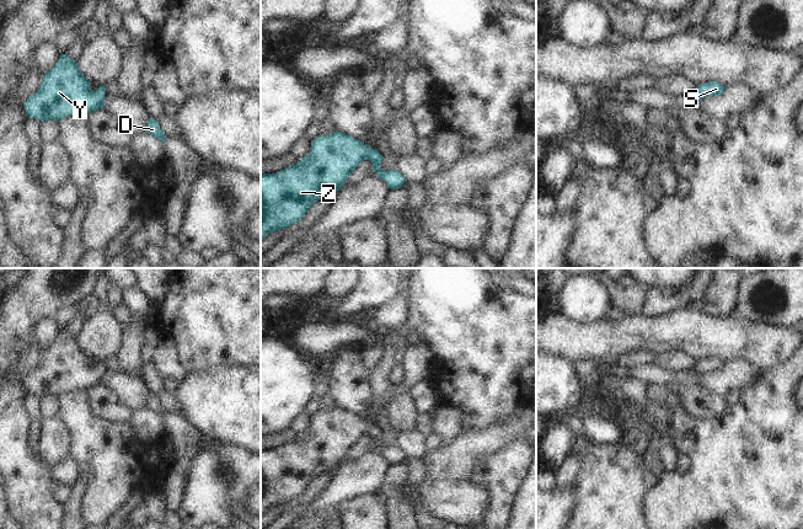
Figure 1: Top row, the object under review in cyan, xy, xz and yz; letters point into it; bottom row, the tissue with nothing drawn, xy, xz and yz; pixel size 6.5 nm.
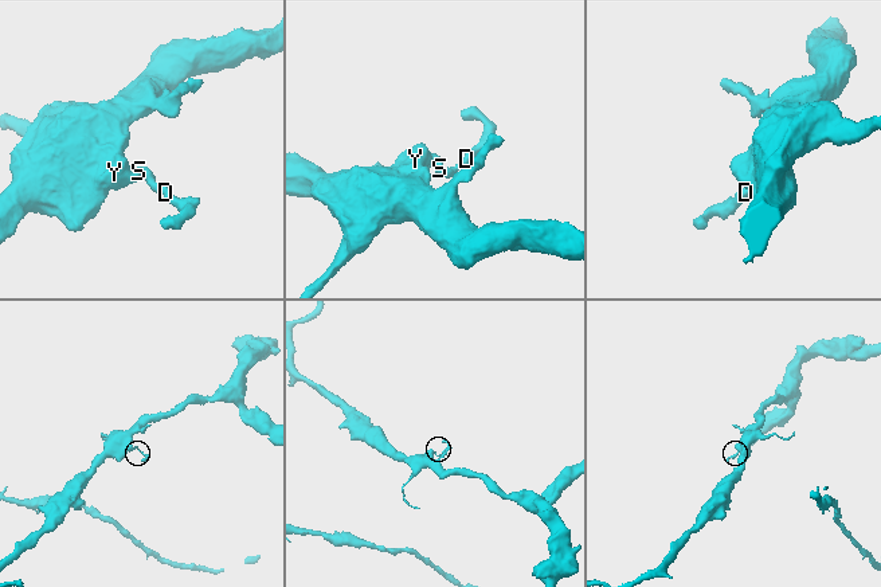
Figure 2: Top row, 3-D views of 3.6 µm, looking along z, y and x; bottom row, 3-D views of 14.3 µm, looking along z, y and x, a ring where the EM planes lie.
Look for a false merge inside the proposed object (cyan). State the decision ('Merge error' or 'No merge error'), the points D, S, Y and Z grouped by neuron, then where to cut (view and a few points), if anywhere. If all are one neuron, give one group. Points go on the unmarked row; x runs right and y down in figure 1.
No merge error. Groups: D S Y Z. No split

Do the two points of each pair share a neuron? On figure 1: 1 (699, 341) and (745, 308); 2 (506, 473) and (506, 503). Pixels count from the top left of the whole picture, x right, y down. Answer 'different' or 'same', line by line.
1: different
2: same

